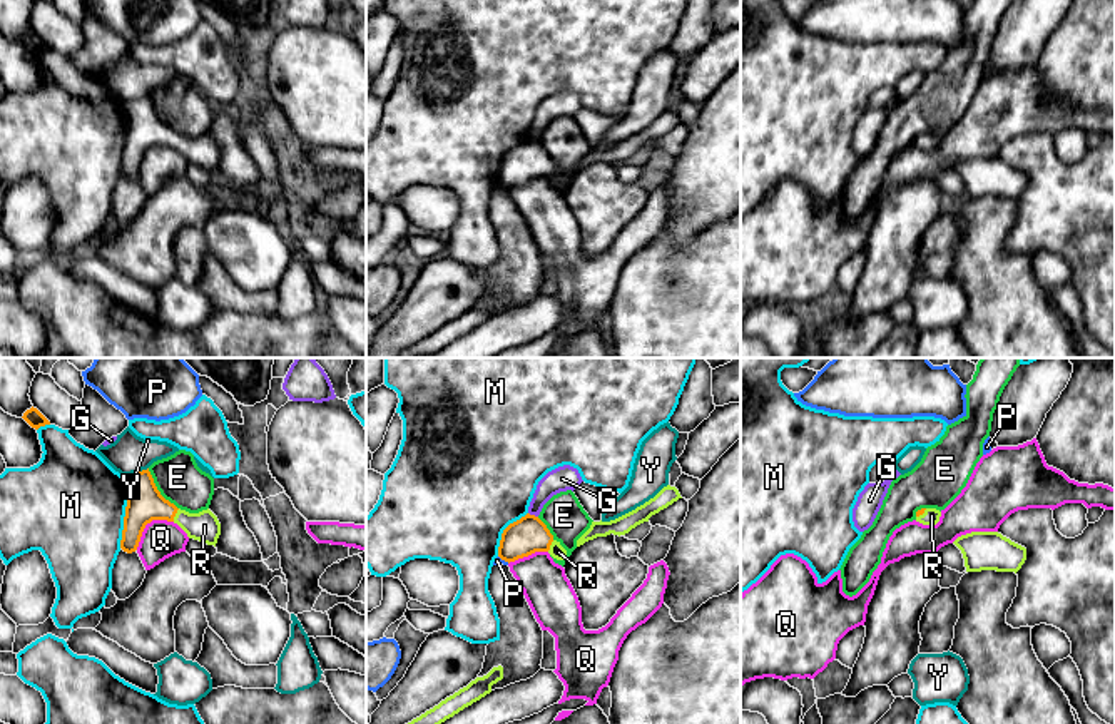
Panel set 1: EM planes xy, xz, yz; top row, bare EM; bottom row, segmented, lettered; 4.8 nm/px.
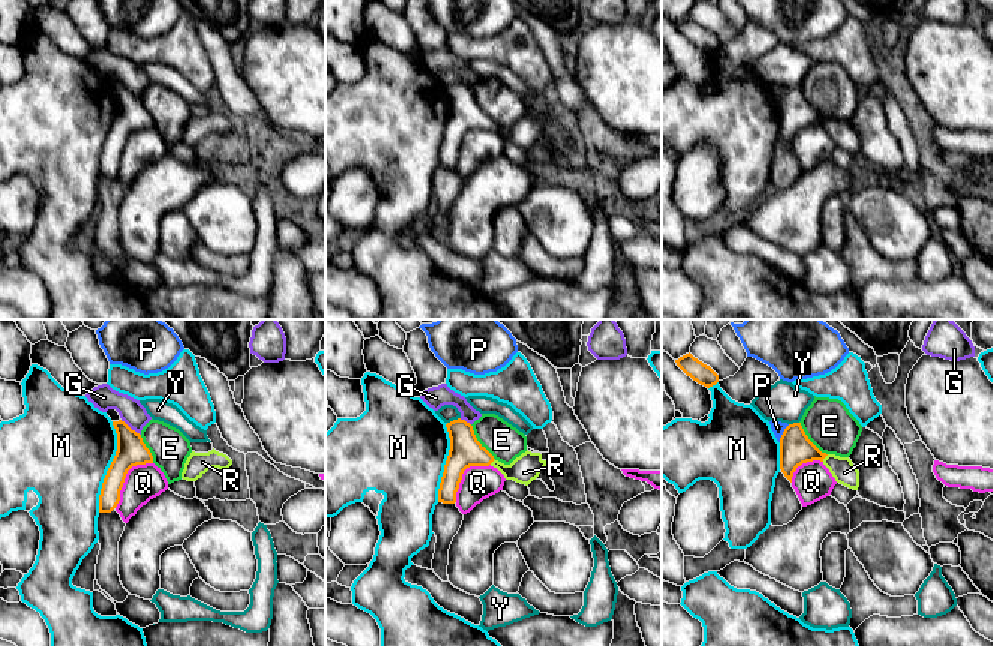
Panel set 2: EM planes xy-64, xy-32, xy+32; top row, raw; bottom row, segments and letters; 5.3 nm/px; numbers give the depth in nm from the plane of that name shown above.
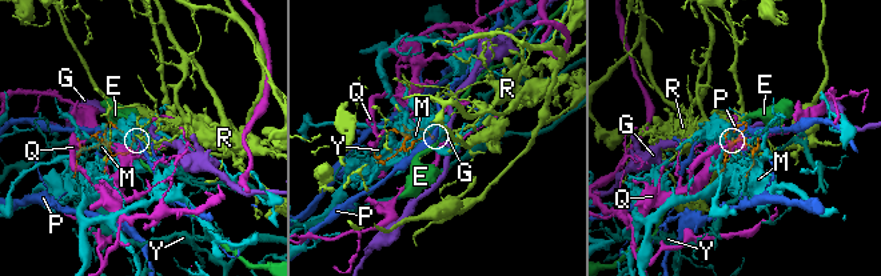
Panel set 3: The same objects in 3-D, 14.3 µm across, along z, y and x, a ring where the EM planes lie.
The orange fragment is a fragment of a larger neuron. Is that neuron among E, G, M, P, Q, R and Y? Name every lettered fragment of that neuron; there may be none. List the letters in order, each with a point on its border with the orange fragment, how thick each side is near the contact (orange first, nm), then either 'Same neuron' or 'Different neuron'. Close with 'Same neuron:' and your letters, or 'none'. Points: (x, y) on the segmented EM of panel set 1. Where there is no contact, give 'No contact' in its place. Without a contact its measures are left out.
E: Touches orange at xy (157, 490). Thickness 180 nm (orange) against 220 nm. Different neuron
G: Touches orange at xz (534, 515). Thickness 180 nm (orange) against 120 nm. Different neuron
M: Touches orange at xy (126, 512). Thickness 180 nm (orange) against 480 nm. Different neuron
P: Touches orange at xz (504, 559). Thickness 180 nm (orange) against 30 nm. Different neuron
Q: Touches orange at xy (147, 522). Thickness 180 nm (orange) against 190 nm. Different neuron
R: Touches orange at xy (174, 515). Thickness 180 nm (orange) against 140 nm. Same neuron
Y: Touches orange at xy (136, 474). Thickness 180 nm (orange) against 190 nm. Different neuron
Same neuron: R

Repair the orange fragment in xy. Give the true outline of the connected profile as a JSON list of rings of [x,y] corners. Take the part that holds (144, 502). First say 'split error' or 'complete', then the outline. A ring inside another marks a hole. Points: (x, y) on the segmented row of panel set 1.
split error | [[[149,468],[125,475],[124,487],[127,498],[120,540],[120,548],[124,552],[132,553],[137,550],[142,532],[152,520],[174,522],[189,538],[216,547],[221,535],[217,517],[209,508],[199,513],[177,508],[160,495]]]

